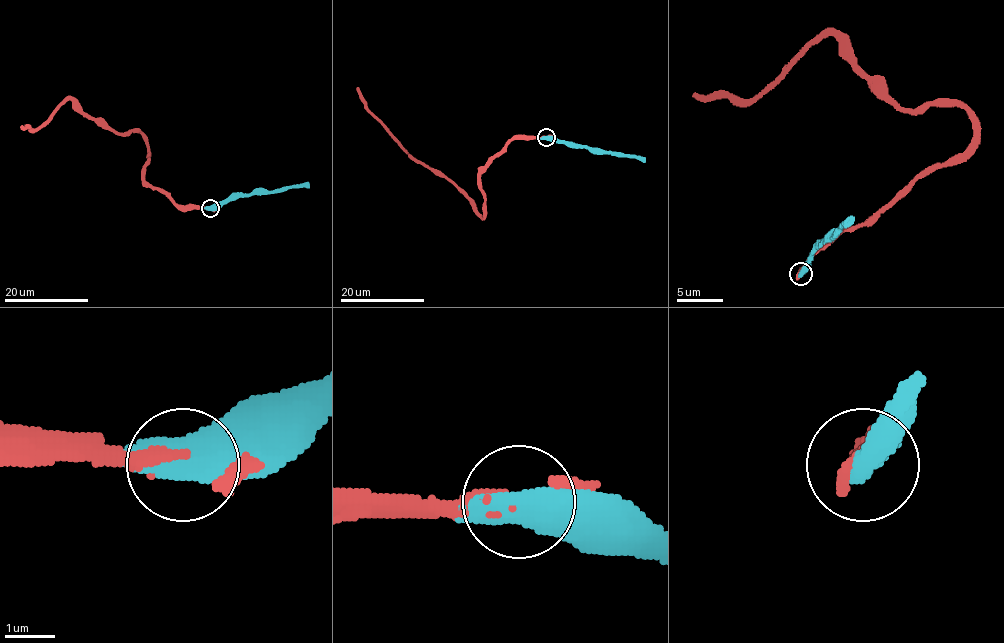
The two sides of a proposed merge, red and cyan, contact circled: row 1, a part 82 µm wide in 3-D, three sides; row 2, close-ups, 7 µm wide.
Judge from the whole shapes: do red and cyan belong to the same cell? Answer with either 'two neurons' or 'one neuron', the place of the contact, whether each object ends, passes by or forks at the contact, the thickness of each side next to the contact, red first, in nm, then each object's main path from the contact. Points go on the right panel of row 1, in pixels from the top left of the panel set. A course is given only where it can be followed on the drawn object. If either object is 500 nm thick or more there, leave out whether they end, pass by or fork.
one neuron | (801, 273) | 170/550 nm | red via (801, 275), (843, 231), (951, 164), (974, 118), (953, 105), (903, 109), (834, 35), (748, 100), (693, 95) | cyan via (801, 273), (817, 247), (854, 220)

